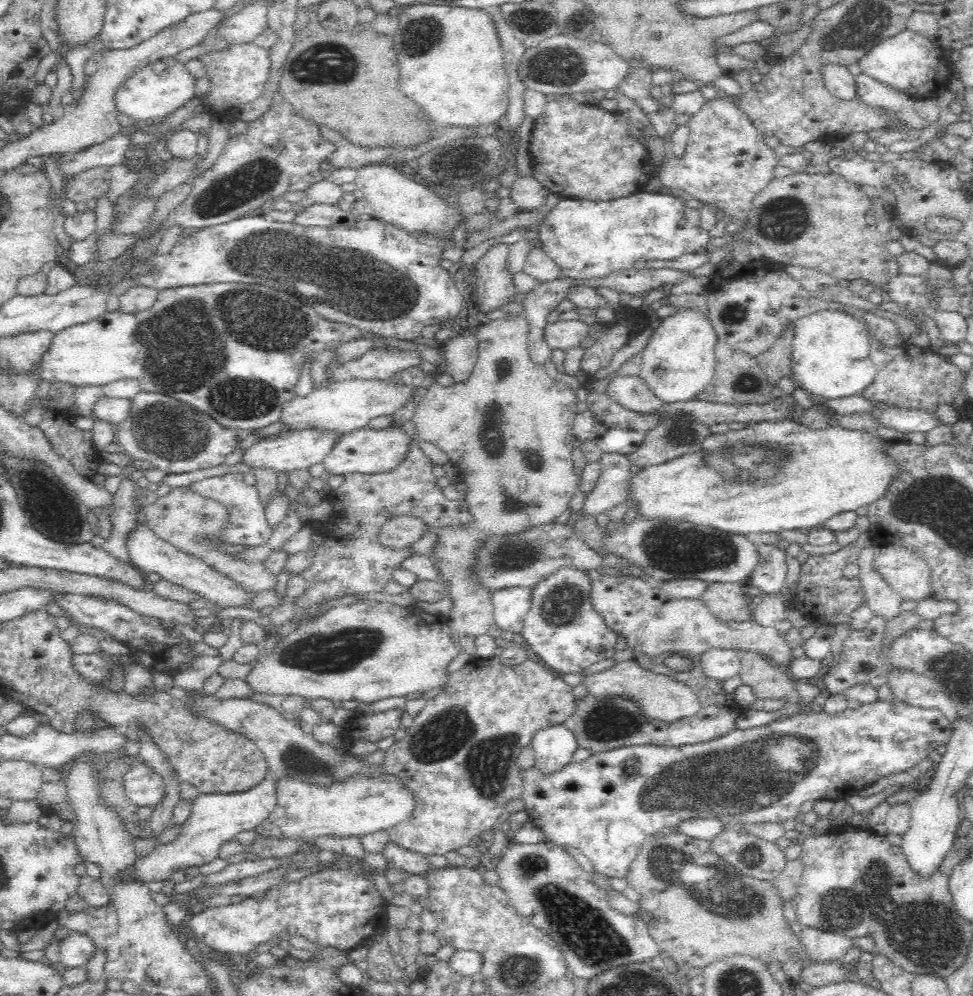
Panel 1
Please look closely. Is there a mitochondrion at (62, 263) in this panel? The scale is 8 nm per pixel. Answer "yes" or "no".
no

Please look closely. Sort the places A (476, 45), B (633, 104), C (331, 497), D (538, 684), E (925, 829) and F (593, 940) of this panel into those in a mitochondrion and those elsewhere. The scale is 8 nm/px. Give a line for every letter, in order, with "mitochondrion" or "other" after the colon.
A: other
B: other
C: other
D: other
E: other
F: mitochondrion

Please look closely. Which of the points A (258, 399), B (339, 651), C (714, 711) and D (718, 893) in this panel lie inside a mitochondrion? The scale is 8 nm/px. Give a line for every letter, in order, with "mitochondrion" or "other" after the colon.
A: mitochondrion
B: mitochondrion
C: other
D: mitochondrion

